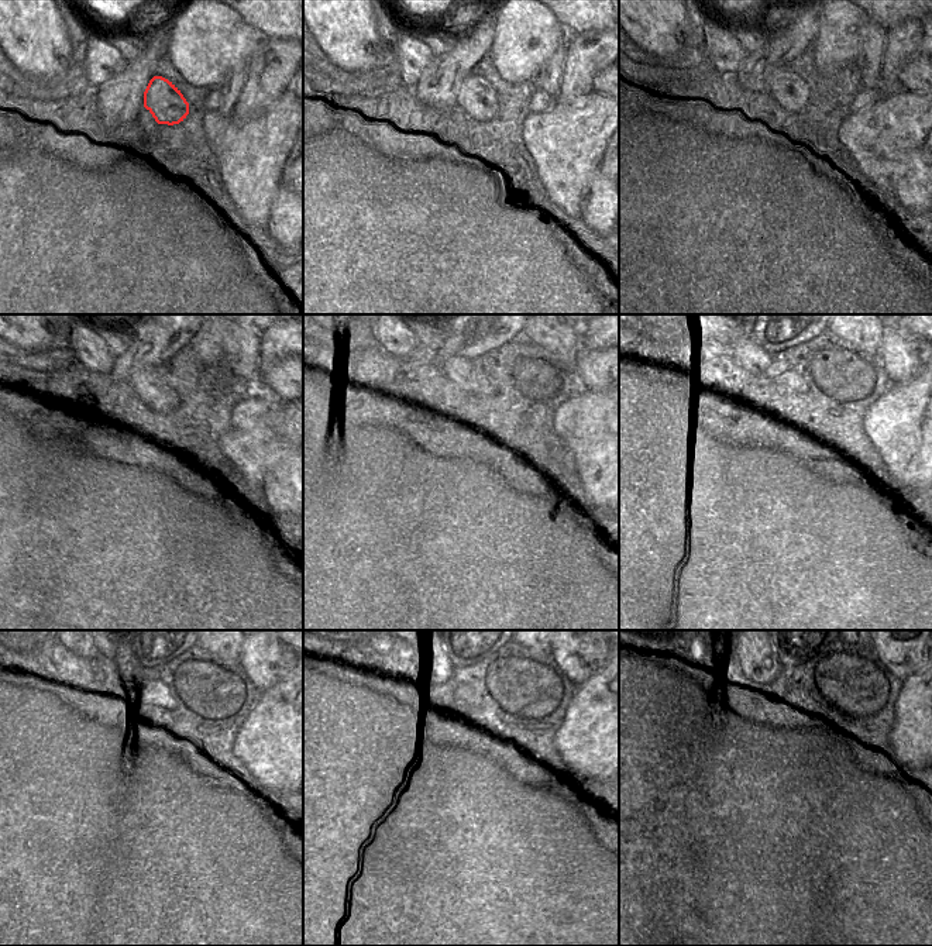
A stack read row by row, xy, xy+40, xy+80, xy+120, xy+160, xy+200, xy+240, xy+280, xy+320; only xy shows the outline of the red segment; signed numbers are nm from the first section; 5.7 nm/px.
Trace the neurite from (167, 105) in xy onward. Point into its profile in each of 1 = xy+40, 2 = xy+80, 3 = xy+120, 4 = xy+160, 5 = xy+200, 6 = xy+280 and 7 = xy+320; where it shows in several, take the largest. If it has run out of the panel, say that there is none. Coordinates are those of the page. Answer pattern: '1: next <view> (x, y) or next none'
1: next xy+40 (477, 99)
2: next xy+80 (788, 90)
3: next xy+120 (147, 382)
4: next xy+160 (458, 371)
5: next xy+200 (747, 354)
6: next xy+280 (439, 668)
7: next xy+320 (760, 663)

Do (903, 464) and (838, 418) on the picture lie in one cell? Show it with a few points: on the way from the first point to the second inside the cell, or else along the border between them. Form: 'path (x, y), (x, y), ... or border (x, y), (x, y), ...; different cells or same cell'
border (867, 409), (863, 418), (863, 432), (887, 470); different cells

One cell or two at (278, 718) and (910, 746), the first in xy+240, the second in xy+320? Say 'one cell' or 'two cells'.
one cell

